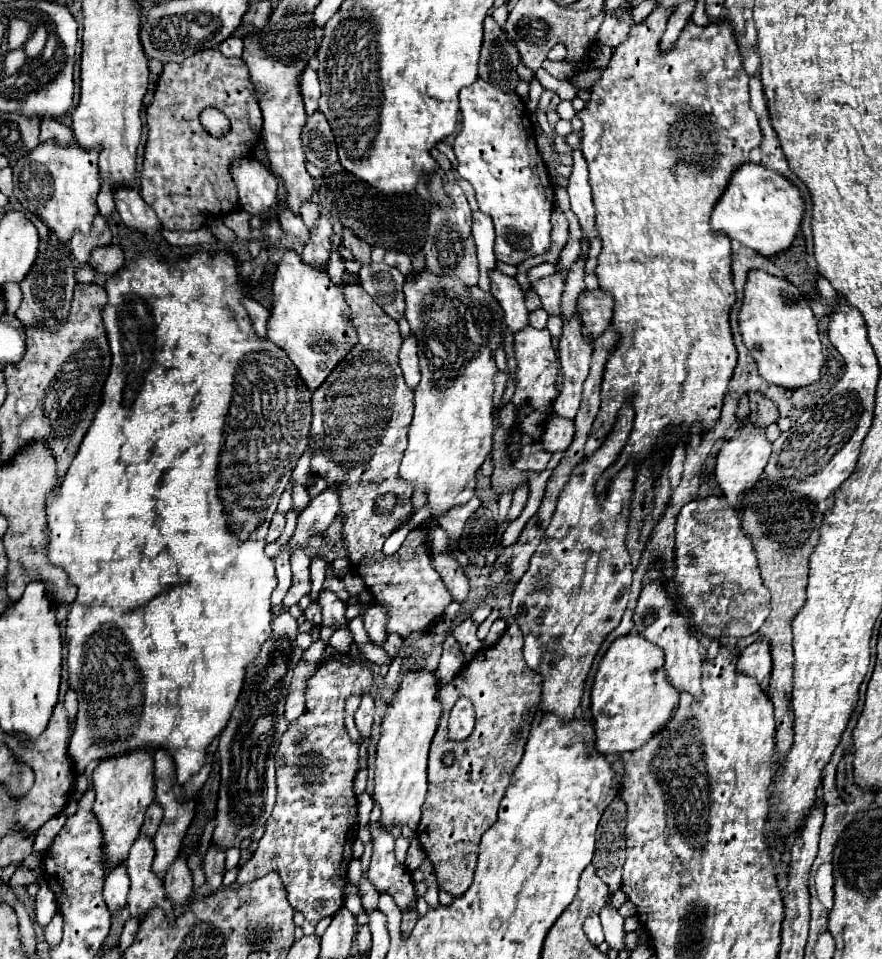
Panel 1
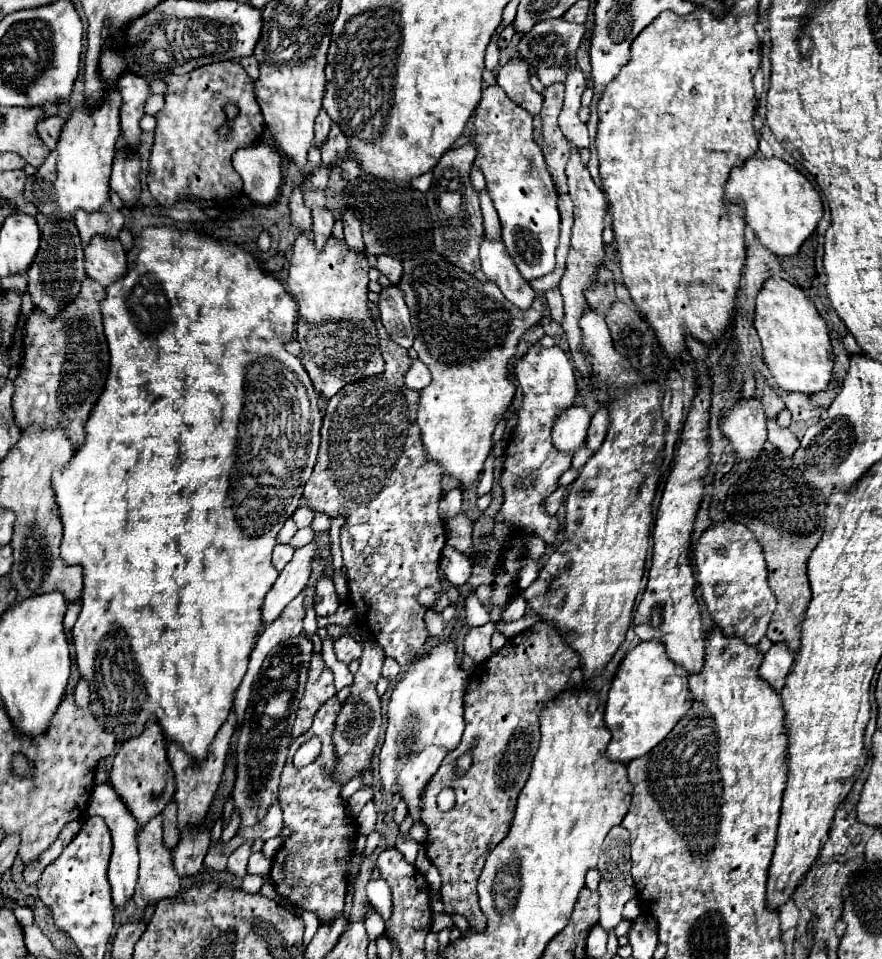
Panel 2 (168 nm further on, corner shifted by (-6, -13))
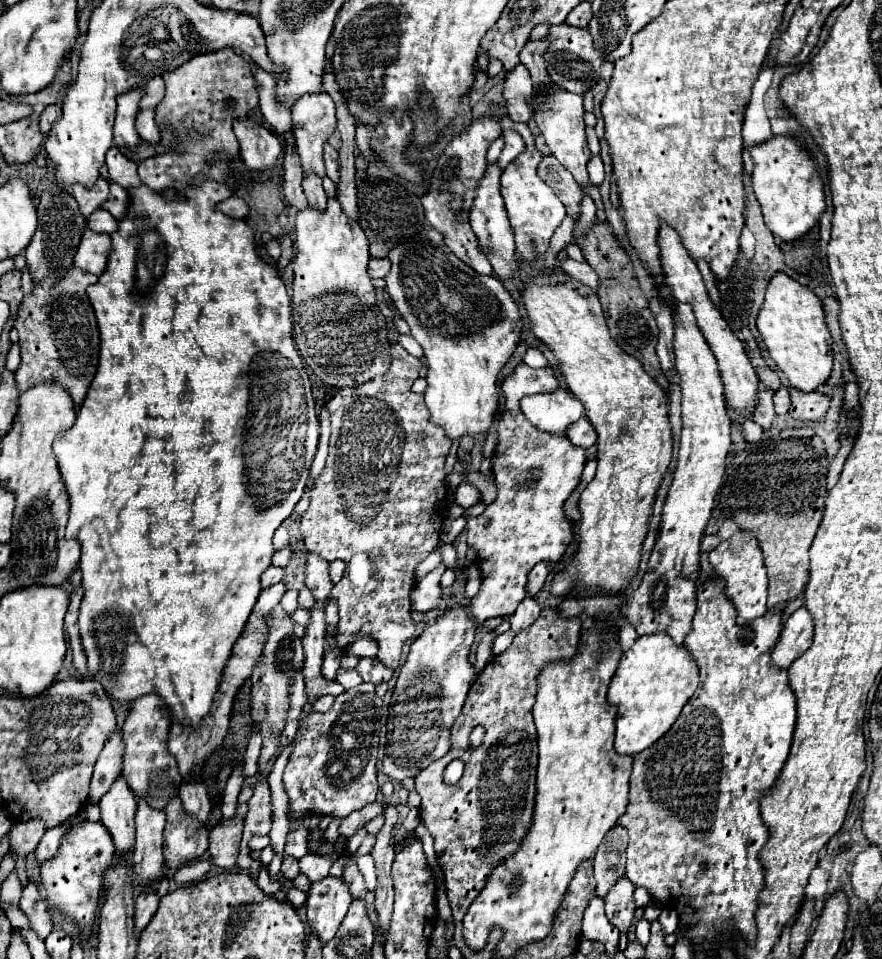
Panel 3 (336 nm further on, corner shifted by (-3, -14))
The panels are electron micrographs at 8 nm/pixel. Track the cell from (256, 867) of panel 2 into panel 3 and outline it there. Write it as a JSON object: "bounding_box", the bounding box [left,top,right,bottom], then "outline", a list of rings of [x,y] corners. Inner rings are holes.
{"bounding_box":[257,867,279,895],"outline":[[[261,867],[259,877],[257,877],[257,883],[259,883],[259,887],[261,887],[267,895],[275,895],[275,893],[279,891],[279,883],[269,879],[269,873],[267,873],[267,869],[265,869],[265,867]]]}

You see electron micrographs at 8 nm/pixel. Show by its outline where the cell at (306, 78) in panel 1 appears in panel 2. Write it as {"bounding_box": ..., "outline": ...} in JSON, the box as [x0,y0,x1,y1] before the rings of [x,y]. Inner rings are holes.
{"bounding_box":[316,110,332,144],"outline":[[[320,110],[318,118],[316,118],[316,144],[318,144],[318,142],[322,142],[322,140],[328,136],[330,126],[332,126],[332,120],[328,118],[326,110]]]}

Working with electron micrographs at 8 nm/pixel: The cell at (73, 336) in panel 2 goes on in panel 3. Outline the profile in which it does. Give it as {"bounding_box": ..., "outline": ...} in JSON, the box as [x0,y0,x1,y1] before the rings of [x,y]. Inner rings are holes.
{"bounding_box":[15,267,99,407],"outline":[[[71,267],[63,277],[49,275],[35,283],[33,291],[25,295],[15,317],[21,345],[21,365],[15,371],[19,391],[27,391],[37,383],[57,381],[67,387],[77,407],[83,403],[99,361],[99,327],[85,293],[95,281],[95,275]]]}

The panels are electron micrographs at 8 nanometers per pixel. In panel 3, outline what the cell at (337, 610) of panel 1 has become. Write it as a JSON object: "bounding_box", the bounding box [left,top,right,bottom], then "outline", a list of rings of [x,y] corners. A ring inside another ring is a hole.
{"bounding_box":[305,553,333,603],"outline":[[[309,553],[307,567],[305,567],[305,585],[313,591],[315,601],[321,599],[325,603],[329,597],[329,591],[333,589],[333,583],[329,579],[329,561],[321,559],[315,553]]]}

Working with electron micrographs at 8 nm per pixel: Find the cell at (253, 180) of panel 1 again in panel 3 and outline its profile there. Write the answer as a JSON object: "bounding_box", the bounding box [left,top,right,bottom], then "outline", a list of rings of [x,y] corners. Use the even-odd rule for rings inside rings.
{"bounding_box":[233,119,283,169],"outline":[[[235,119],[233,131],[239,139],[241,159],[249,169],[269,169],[277,163],[283,145],[275,133],[253,119]]]}

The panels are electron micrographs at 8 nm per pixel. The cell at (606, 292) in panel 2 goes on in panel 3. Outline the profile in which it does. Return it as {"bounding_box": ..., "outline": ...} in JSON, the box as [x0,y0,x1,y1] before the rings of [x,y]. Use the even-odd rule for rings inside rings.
{"bounding_box":[561,257,599,291],"outline":[[[565,257],[565,259],[561,261],[561,269],[563,269],[565,273],[569,273],[571,277],[581,279],[581,281],[583,281],[585,285],[589,285],[593,291],[597,291],[599,281],[597,281],[597,275],[595,275],[595,271],[589,267],[587,261],[575,261],[575,259]]]}

